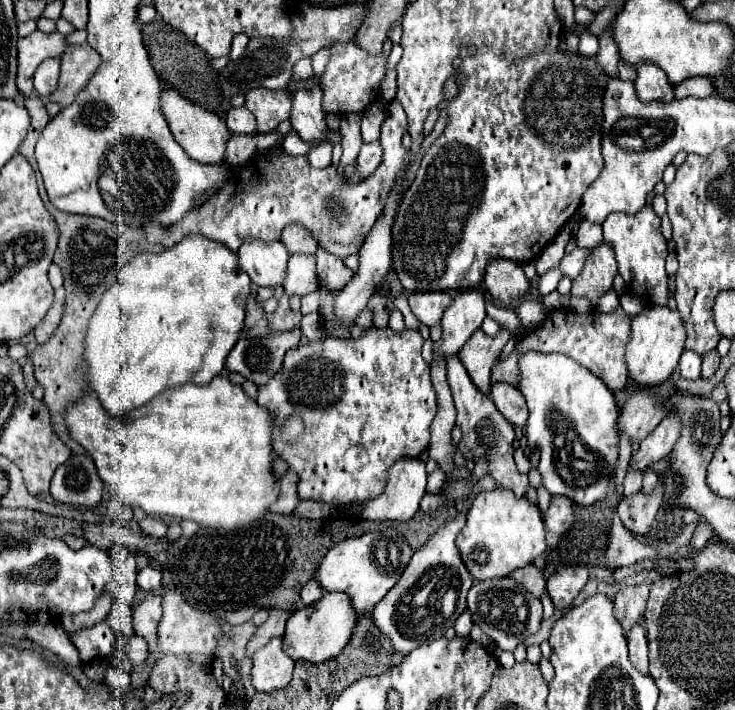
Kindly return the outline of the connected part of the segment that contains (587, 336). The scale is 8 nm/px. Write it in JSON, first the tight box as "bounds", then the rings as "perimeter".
{"bounds":[491,307,631,389],"perimeter":[[[619,307],[615,313],[601,313],[601,311],[589,311],[589,313],[575,313],[571,309],[559,309],[549,311],[543,325],[539,329],[531,329],[523,339],[517,341],[515,351],[505,359],[499,367],[493,367],[491,383],[505,381],[509,385],[515,385],[515,353],[519,349],[539,349],[543,353],[563,353],[571,359],[579,361],[579,365],[585,365],[591,373],[601,377],[609,389],[623,389],[627,381],[627,365],[625,365],[625,347],[631,337],[631,317]]]}

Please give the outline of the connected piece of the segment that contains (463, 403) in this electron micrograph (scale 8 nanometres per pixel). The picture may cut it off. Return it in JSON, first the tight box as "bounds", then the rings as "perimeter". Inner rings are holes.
{"bounds":[447,357,529,497],"perimeter":[[[453,357],[447,363],[447,379],[449,379],[453,401],[455,401],[455,407],[457,407],[457,425],[463,431],[463,437],[459,441],[459,451],[461,453],[469,451],[473,455],[473,459],[487,459],[489,475],[495,479],[495,483],[499,487],[511,489],[517,497],[525,497],[525,493],[529,489],[529,479],[527,479],[527,475],[519,473],[515,463],[513,463],[513,451],[515,451],[515,445],[513,445],[515,429],[513,429],[513,425],[497,411],[495,403],[487,395],[483,395],[475,389],[475,385],[469,379],[463,363],[457,357]]]}

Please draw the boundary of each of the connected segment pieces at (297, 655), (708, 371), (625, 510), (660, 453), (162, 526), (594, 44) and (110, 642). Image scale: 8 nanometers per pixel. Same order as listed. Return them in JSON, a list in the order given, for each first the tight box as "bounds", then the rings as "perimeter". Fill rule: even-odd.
[{"bounds":[283,593,357,663],"perimeter":[[[323,593],[323,597],[317,603],[309,607],[301,607],[291,613],[283,633],[283,651],[295,661],[297,659],[309,663],[327,661],[327,657],[335,657],[343,649],[343,645],[347,645],[355,621],[357,615],[353,613],[343,593]]]},{"bounds":[701,349,719,377],"perimeter":[[[713,349],[711,353],[707,353],[703,357],[703,371],[701,371],[701,377],[711,377],[719,367],[719,353],[717,349]]]},{"bounds":[617,479,663,537],"perimeter":[[[659,479],[655,491],[651,495],[643,495],[639,493],[637,497],[627,497],[627,499],[621,499],[619,507],[617,507],[617,513],[625,525],[627,531],[631,531],[631,535],[635,537],[643,537],[649,533],[653,521],[655,521],[655,515],[657,515],[657,509],[661,505],[661,499],[663,499],[663,479]]]},{"bounds":[631,415,681,473],"perimeter":[[[677,415],[663,419],[655,427],[655,431],[645,437],[639,451],[631,457],[631,467],[643,473],[655,461],[667,457],[671,453],[675,441],[679,439],[679,429],[681,429],[681,421],[679,421]]]},{"bounds":[139,517,169,537],"perimeter":[[[143,517],[139,521],[139,525],[141,525],[141,531],[151,537],[165,537],[165,533],[169,529],[169,525],[159,517]]]},{"bounds":[579,31,599,57],"perimeter":[[[587,31],[581,33],[581,43],[579,43],[579,55],[581,57],[595,57],[599,51],[599,39]]]},{"bounds":[69,621,117,663],"perimeter":[[[101,621],[99,625],[93,625],[93,627],[83,627],[71,633],[69,639],[79,651],[79,657],[83,663],[89,663],[91,659],[97,659],[97,657],[109,657],[117,645],[117,637],[111,625],[107,625],[107,621]]]}]

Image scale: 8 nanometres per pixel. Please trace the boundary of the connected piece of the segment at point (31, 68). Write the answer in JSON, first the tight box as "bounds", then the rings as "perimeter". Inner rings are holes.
{"bounds":[17,31,65,97],"perimeter":[[[33,31],[17,41],[17,89],[23,97],[33,93],[33,73],[47,57],[61,57],[65,51],[65,37],[61,33],[45,35]]]}

